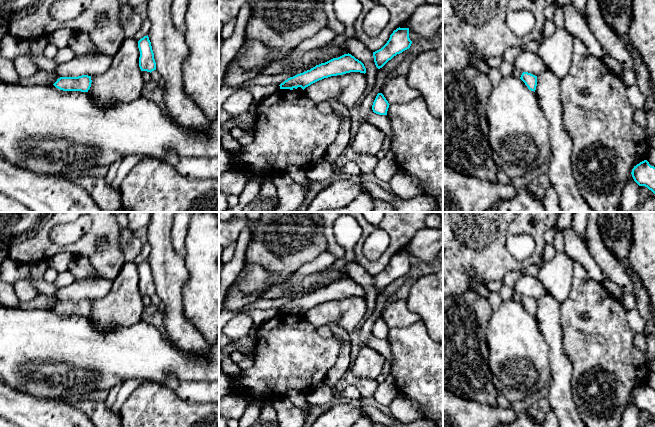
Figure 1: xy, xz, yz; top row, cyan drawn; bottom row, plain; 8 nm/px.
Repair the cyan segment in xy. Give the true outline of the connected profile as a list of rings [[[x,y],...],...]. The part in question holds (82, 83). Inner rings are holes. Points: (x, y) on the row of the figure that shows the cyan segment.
[[[82,75],[78,77],[60,77],[53,85],[63,91],[88,92],[91,83],[91,76]]]

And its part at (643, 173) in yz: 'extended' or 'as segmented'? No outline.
as segmented

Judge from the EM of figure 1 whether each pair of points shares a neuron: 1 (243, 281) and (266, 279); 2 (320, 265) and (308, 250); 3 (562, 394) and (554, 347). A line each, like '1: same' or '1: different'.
1: same
2: different
3: same

